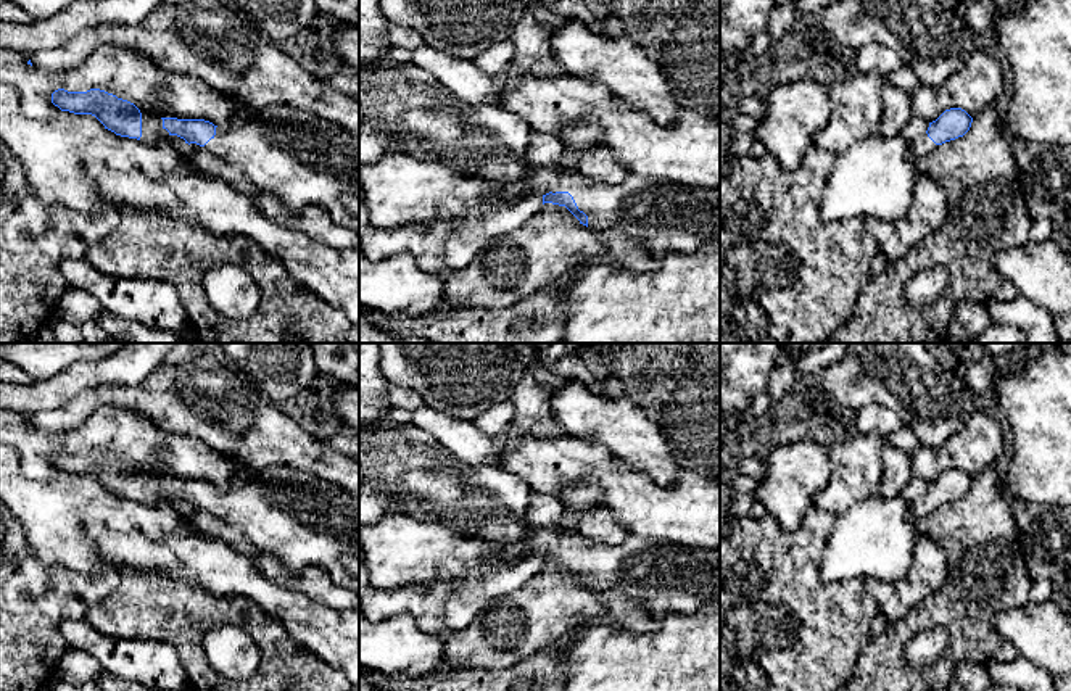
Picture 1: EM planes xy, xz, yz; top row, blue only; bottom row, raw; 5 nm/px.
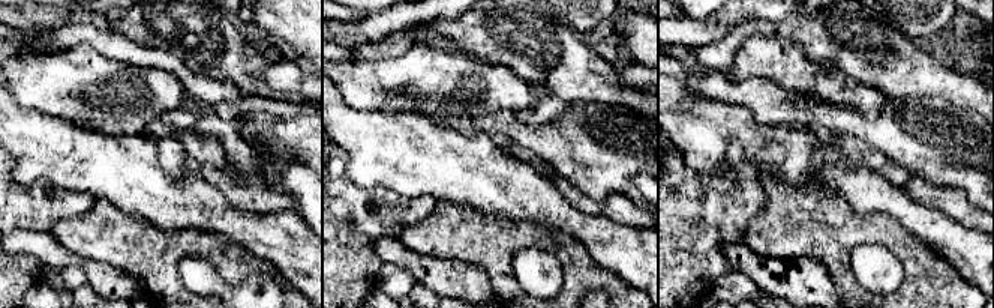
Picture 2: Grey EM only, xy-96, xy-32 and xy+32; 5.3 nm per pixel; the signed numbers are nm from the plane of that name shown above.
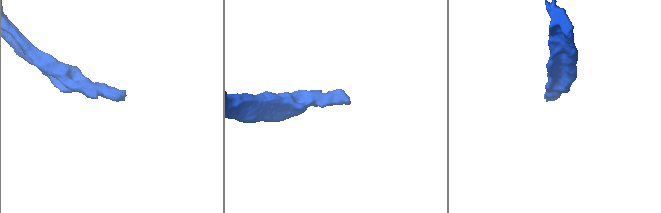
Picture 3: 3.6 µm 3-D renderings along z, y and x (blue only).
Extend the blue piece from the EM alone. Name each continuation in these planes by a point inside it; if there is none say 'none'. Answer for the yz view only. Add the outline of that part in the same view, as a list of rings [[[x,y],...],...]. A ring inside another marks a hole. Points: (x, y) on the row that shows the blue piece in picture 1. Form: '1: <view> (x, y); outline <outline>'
1: yz (922, 145); outline [[[920,134],[913,140],[908,142],[908,153],[913,161],[924,159],[929,153],[932,153],[939,145],[936,145],[928,134]]]

